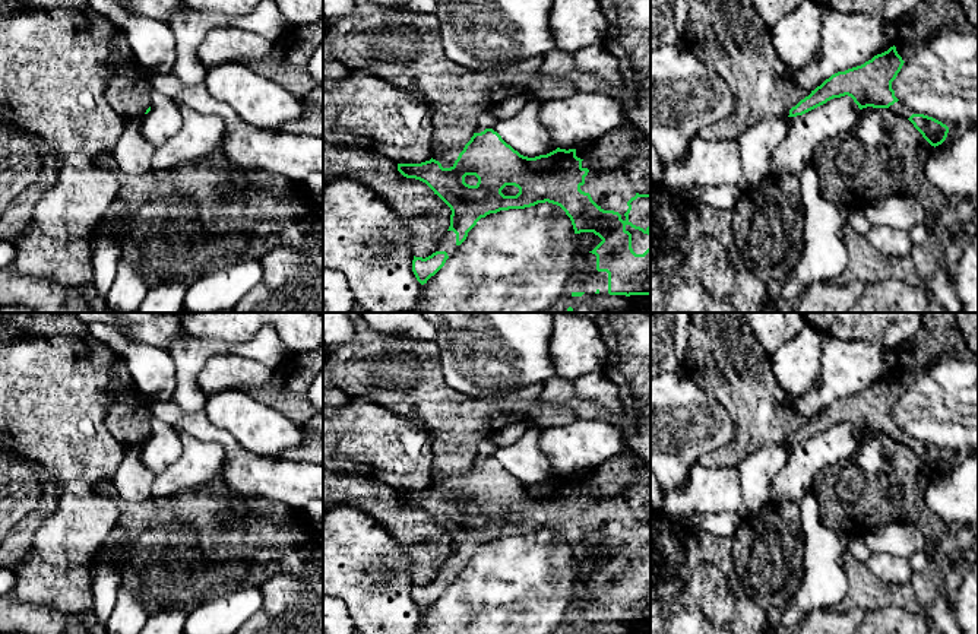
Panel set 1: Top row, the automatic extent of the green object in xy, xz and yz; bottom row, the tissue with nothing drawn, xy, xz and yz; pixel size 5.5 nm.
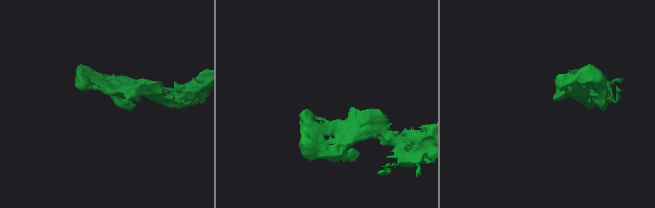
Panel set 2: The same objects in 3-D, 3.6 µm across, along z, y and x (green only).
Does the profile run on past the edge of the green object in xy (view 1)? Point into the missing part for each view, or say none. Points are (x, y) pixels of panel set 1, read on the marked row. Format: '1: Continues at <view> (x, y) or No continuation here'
1: No continuation here

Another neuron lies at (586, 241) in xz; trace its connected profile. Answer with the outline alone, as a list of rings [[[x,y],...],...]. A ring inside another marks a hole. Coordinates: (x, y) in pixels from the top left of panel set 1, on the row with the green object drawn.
[[[580,232],[575,237],[579,257],[592,251],[602,240],[594,232]]]

